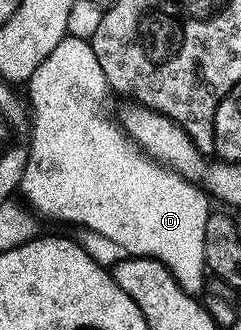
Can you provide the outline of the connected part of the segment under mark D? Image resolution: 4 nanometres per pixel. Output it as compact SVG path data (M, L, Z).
M67 35L60 41L60 45L56 45L56 49L52 49L52 53L48 53L48 57L44 57L44 61L40 61L40 69L36 69L36 73L32 73L32 77L28 80L29 87L30 107L34 110L34 136L31 137L30 143L28 142L28 158L22 174L20 195L23 195L21 198L28 204L30 210L41 216L43 220L44 218L59 219L62 223L75 223L75 228L100 233L100 237L108 237L116 241L116 245L124 245L127 256L146 255L150 259L160 260L189 295L197 296L198 290L205 285L208 275L204 261L204 225L208 225L208 217L212 214L211 196L197 182L179 175L177 171L172 171L168 167L163 167L162 164L150 158L147 152L143 151L115 120L113 123L106 116L108 88L104 69L100 69L100 61L96 61L96 53L90 48L89 42Z

